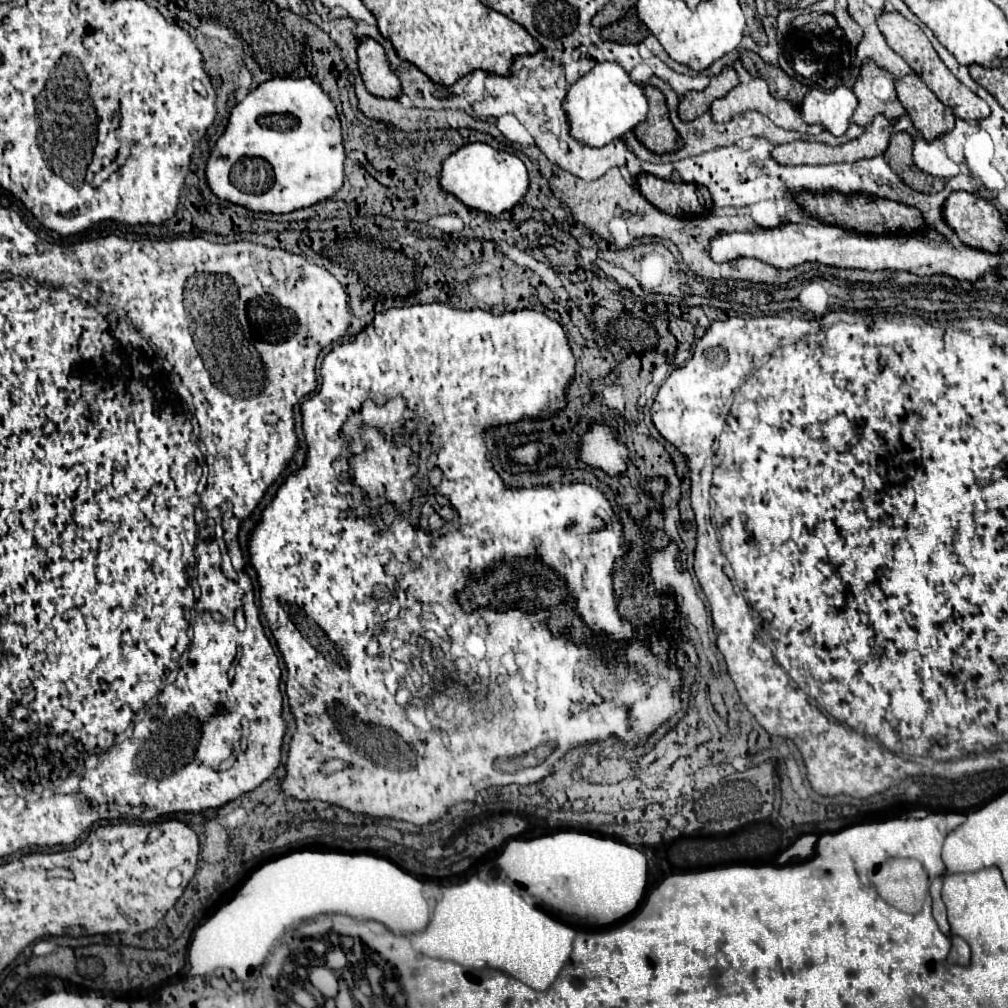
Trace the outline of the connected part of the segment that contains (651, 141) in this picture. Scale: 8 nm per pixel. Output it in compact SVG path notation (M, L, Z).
M644 85L642 89L646 93L650 109L648 109L646 121L640 123L634 129L636 139L648 151L654 151L658 155L678 151L680 149L680 139L678 139L678 133L674 131L674 127L672 127L672 123L670 123L670 119L666 115L664 95L656 87L650 87L650 85Z

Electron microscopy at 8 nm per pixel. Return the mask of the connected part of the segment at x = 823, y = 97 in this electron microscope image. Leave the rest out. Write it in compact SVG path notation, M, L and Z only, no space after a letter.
M838 87L830 93L810 89L800 105L800 113L804 123L822 125L826 131L838 137L846 133L856 103L856 95L848 87Z

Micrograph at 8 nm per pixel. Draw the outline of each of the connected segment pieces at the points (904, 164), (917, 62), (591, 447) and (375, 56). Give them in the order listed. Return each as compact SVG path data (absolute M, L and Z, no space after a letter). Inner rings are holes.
M894 133L890 139L890 145L884 153L886 163L890 165L890 169L902 179L904 185L908 185L910 189L918 191L918 193L938 193L944 189L944 181L942 179L930 179L930 175L922 175L922 171L918 171L914 167L912 161L912 137L908 133Z
M882 13L876 17L876 25L880 29L880 33L884 35L888 47L898 53L912 69L916 75L920 75L920 79L936 93L936 97L952 109L952 113L960 119L966 119L966 121L980 121L984 117L990 115L990 107L978 97L974 95L966 85L962 85L950 71L948 67L942 63L942 59L936 55L932 43L928 41L928 37L924 35L924 31L916 25L916 23L910 23L906 17L902 17L900 13Z
M592 423L590 429L582 435L578 459L610 477L618 477L628 471L630 451L628 445L622 443L608 425Z
M362 39L358 43L358 67L366 89L376 97L396 97L400 83L390 71L384 49L374 39Z

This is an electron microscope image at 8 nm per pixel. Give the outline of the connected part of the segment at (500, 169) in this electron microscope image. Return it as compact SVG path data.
M468 143L444 159L440 171L440 187L472 209L500 215L522 201L528 189L528 171L524 163L512 153L492 149L486 143Z

